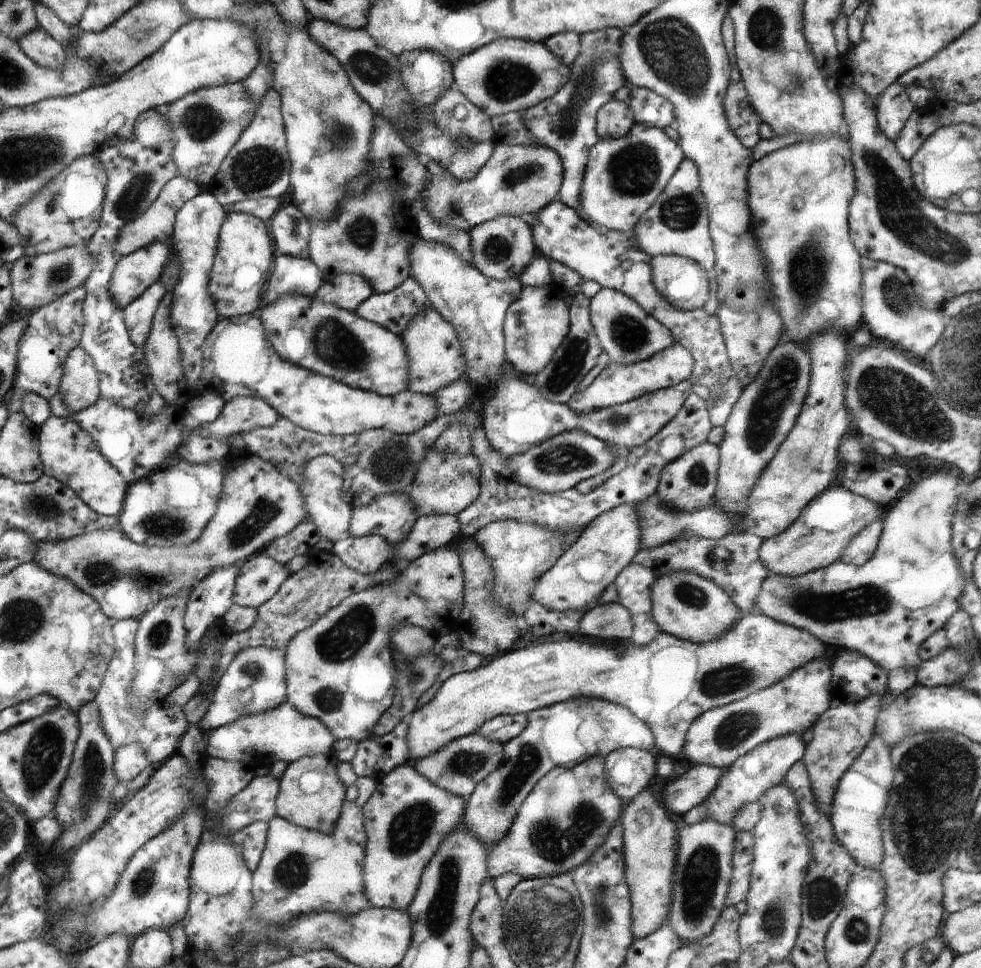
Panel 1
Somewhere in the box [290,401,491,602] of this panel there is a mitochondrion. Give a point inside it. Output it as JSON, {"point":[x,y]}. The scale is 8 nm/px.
{"point":[392,460]}

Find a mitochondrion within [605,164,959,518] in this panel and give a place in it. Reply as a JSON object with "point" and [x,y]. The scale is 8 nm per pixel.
{"point":[899,400]}

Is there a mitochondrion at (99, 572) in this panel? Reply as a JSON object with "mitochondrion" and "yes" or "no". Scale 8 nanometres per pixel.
{"mitochondrion":"yes"}

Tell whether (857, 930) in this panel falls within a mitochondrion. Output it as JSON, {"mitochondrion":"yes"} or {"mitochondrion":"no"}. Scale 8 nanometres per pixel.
{"mitochondrion":"yes"}

